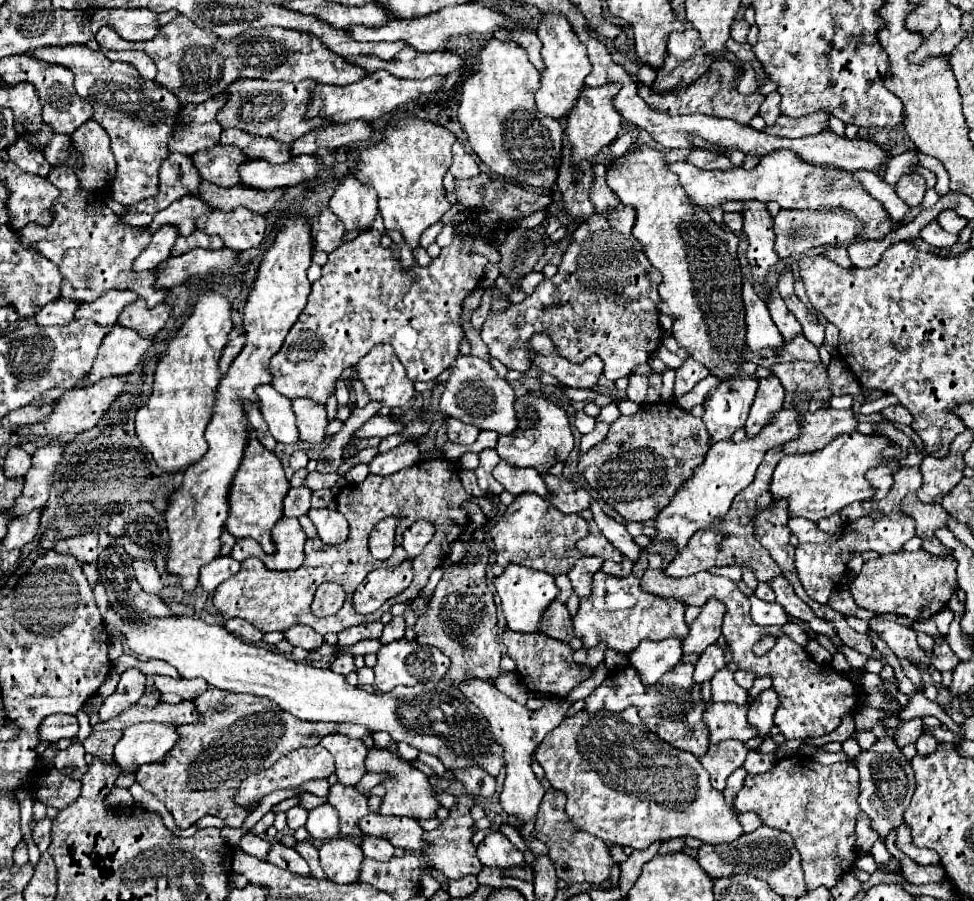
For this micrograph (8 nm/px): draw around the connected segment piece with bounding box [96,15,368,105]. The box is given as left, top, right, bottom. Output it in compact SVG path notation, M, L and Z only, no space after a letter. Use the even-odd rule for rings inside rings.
M178 15L174 21L166 23L156 39L134 43L120 39L112 27L100 27L96 33L96 41L104 49L142 49L158 67L156 83L172 91L182 105L186 103L202 103L204 99L210 99L228 85L232 85L236 79L268 79L268 81L302 81L302 79L314 79L318 83L328 85L350 85L368 75L364 67L356 67L354 63L346 61L344 57L336 55L334 51L328 51L316 35L304 35L302 31L288 31L282 27L260 27L260 29L248 29L236 39L220 41L212 31L196 27L188 17Z

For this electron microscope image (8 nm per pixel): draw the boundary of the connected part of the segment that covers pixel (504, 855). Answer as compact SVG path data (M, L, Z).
M490 831L486 839L478 845L476 851L482 865L488 867L520 867L522 865L522 851L518 851L510 839L500 831Z

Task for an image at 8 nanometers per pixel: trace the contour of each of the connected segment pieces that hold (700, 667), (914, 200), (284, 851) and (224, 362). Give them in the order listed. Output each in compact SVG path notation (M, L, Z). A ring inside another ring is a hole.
M718 645L708 647L708 649L700 655L700 659L698 659L698 663L696 663L694 683L696 683L696 685L702 685L704 681L712 679L712 675L716 675L716 671L720 671L720 669L724 669L724 667L726 667L726 661L724 661L722 649L720 649Z
M908 173L908 175L902 175L900 181L894 185L896 189L896 195L910 207L910 209L916 209L920 207L922 199L924 199L924 193L926 193L926 181L924 177L916 175L916 173Z
M270 843L270 851L266 855L266 861L276 867L282 867L286 871L298 873L298 875L310 875L308 863L300 857L300 853L296 849L284 847L282 843Z
M232 335L230 337L230 341L228 341L228 345L224 347L224 353L222 353L222 359L220 359L220 371L222 371L222 375L228 371L228 367L230 367L230 363L234 361L234 357L242 351L242 347L244 347L244 335Z

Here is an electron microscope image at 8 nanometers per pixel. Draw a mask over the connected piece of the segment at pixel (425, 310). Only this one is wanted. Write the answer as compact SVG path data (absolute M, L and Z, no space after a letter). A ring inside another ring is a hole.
M508 179L490 181L486 185L484 205L488 207L486 213L470 217L468 221L456 227L454 243L442 249L438 259L432 259L428 267L414 267L406 271L400 263L394 261L390 249L380 247L380 233L376 229L366 229L352 241L344 241L336 251L328 255L328 263L322 267L322 277L312 283L312 293L304 311L300 313L298 321L292 325L288 337L284 339L282 349L270 361L270 373L274 375L272 387L286 395L288 399L312 399L314 403L326 405L328 399L334 395L336 381L340 379L342 371L358 363L376 343L390 343L402 361L408 379L412 381L432 381L436 379L446 367L450 367L458 357L460 341L464 339L464 331L458 323L458 315L462 311L462 301L478 287L484 275L484 265L488 263L486 257L480 255L466 255L460 253L460 239L464 235L490 235L494 229L508 229L510 219L526 217L538 209L544 209L552 201L550 195L528 193L526 189L510 183Z

